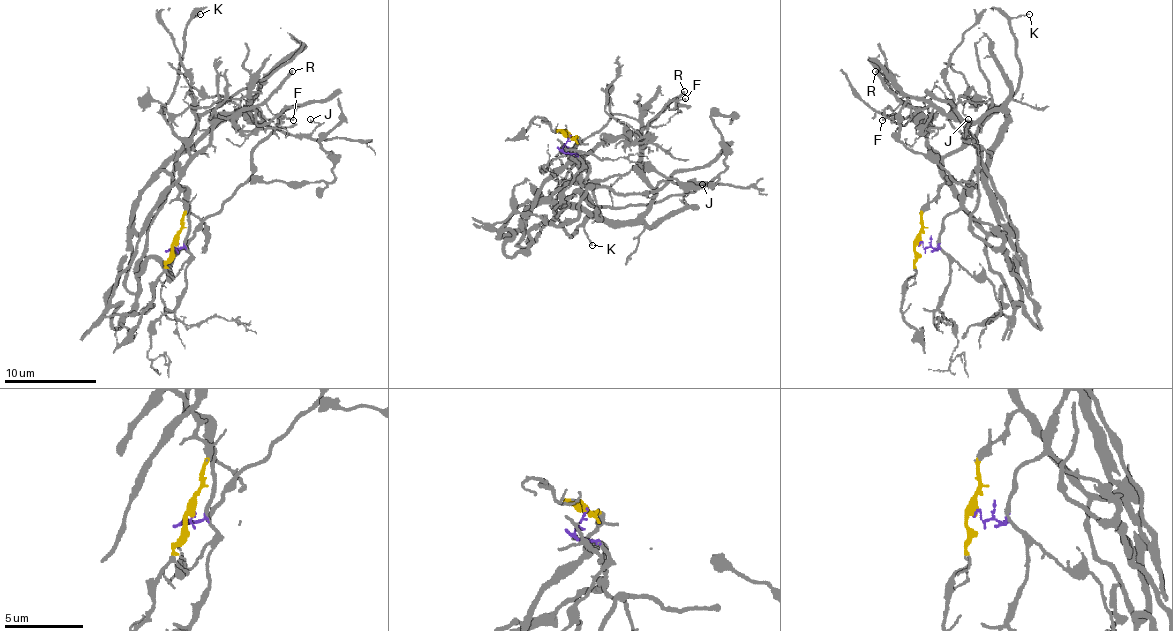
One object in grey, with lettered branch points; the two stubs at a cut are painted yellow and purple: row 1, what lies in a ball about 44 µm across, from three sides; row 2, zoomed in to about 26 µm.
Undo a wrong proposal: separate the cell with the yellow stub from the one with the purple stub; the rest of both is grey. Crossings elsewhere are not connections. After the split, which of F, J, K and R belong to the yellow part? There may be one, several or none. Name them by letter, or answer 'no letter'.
K, R

